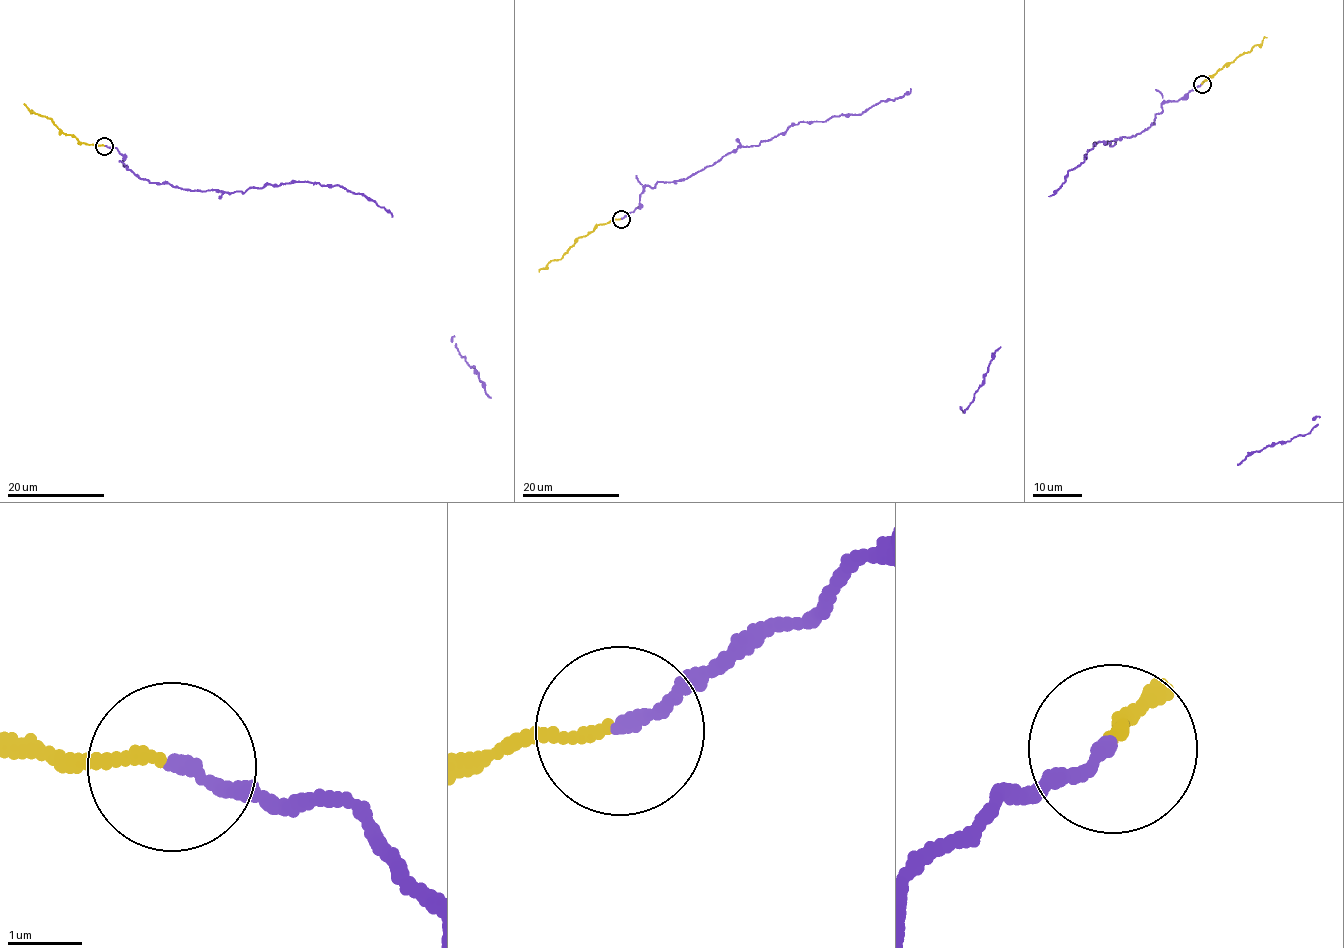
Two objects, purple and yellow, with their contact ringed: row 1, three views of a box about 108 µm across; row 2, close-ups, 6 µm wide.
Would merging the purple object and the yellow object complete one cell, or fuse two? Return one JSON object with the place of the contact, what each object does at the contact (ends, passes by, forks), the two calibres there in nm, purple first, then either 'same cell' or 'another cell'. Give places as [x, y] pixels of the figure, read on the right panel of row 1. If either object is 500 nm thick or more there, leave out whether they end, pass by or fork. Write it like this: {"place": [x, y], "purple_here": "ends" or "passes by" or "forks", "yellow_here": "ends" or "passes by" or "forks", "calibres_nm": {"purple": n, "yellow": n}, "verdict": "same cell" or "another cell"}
{"place": [1202, 84], "purple_here": "ends", "yellow_here": "ends", "calibres_nm": {"purple": 180, "yellow": 130}, "verdict": "another cell"}

